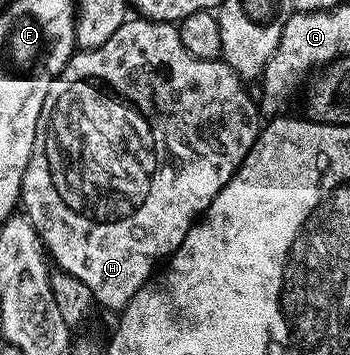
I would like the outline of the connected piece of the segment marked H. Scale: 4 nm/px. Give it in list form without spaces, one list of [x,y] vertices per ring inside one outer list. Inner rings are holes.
[[[127,19],[108,43],[75,52],[64,71],[54,77],[54,82],[48,87],[48,95],[44,95],[44,107],[36,123],[36,139],[24,171],[20,205],[24,215],[34,224],[53,264],[61,272],[80,279],[80,283],[92,291],[99,306],[115,311],[125,309],[136,291],[144,288],[159,266],[182,246],[184,235],[188,235],[190,228],[205,214],[214,196],[233,179],[234,172],[244,163],[260,132],[259,106],[245,88],[249,89],[242,78],[226,66],[225,61],[205,61],[188,55],[188,51],[184,51],[184,43],[180,43],[177,24],[145,19]]]

